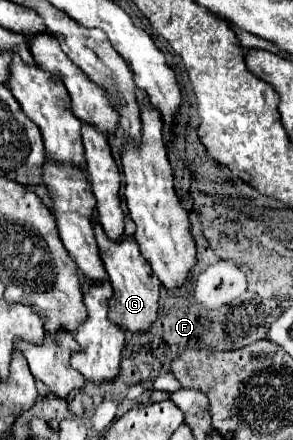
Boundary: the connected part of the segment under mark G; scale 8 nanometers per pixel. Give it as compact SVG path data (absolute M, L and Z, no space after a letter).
M94 223L96 241L100 247L100 257L104 261L104 267L110 275L110 283L114 287L114 297L110 299L110 313L108 319L116 323L120 329L130 333L146 333L152 329L156 315L158 315L158 297L160 297L160 281L154 275L148 261L138 251L138 245L132 237L122 237L120 243L106 237L102 227Z

